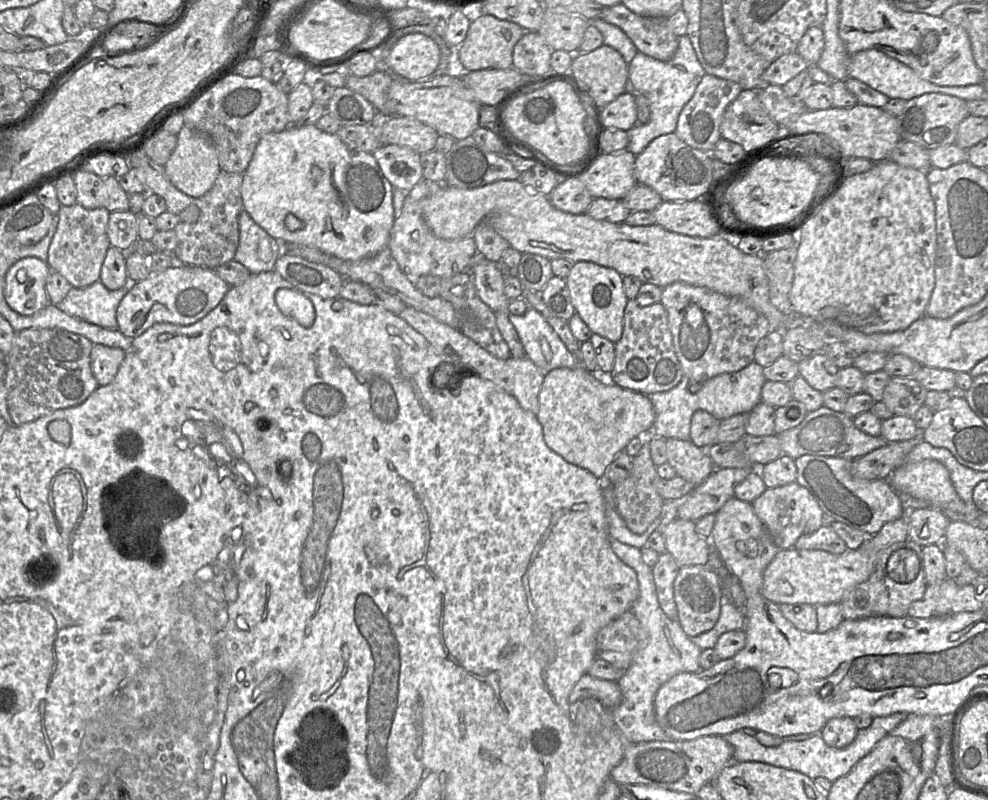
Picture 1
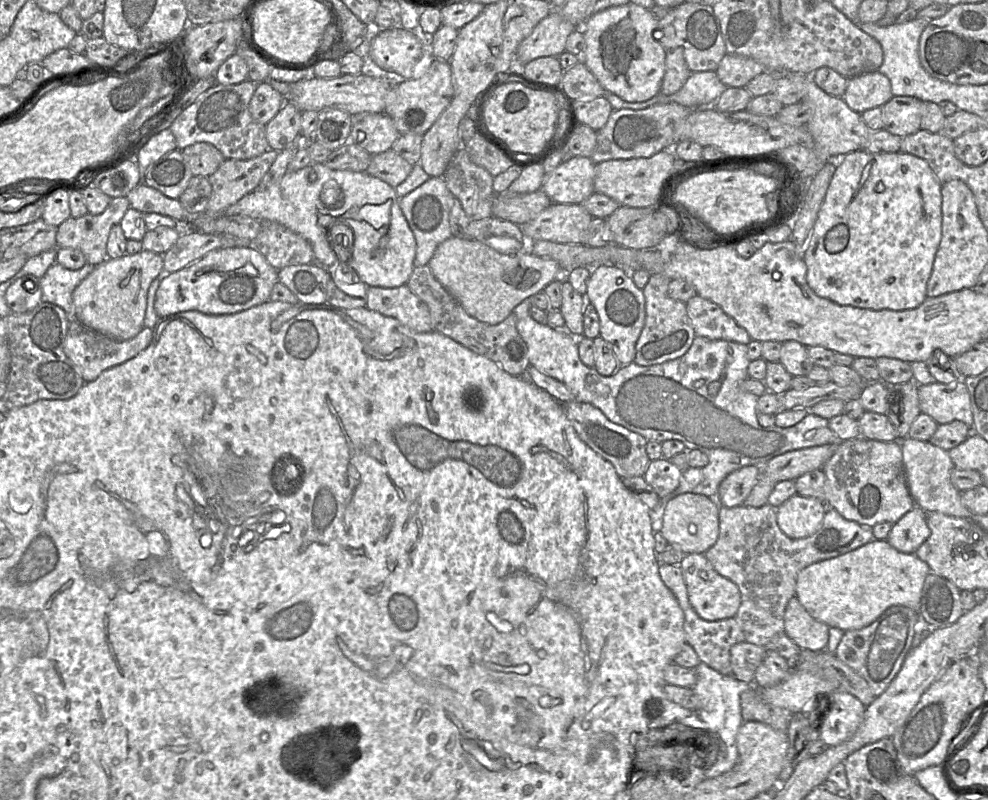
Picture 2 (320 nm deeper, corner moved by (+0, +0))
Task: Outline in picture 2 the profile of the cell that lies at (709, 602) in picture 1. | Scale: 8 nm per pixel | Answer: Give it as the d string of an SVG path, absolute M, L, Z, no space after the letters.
M686 554L679 566L687 586L689 603L700 618L706 621L718 621L735 617L741 604L740 591L735 583L714 569L704 554Z

